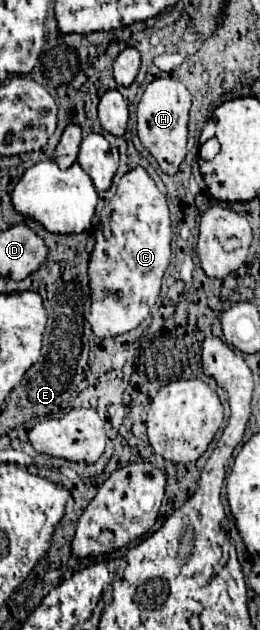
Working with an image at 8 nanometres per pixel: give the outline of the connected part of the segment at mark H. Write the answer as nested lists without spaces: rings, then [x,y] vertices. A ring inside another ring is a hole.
[[[157,78],[153,80],[137,106],[137,132],[143,146],[153,154],[159,162],[161,170],[167,174],[175,174],[179,164],[185,160],[187,152],[187,116],[191,108],[191,94],[177,78]]]

